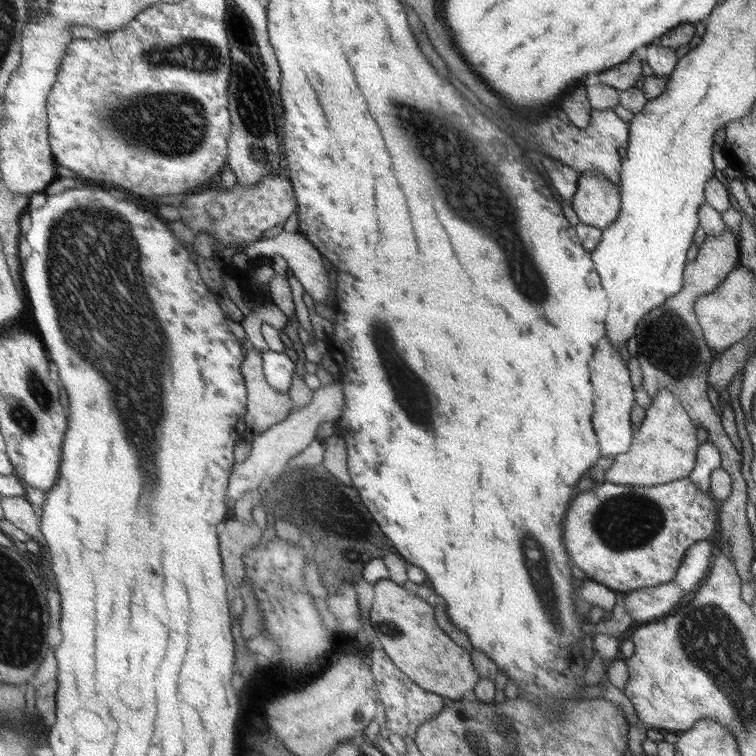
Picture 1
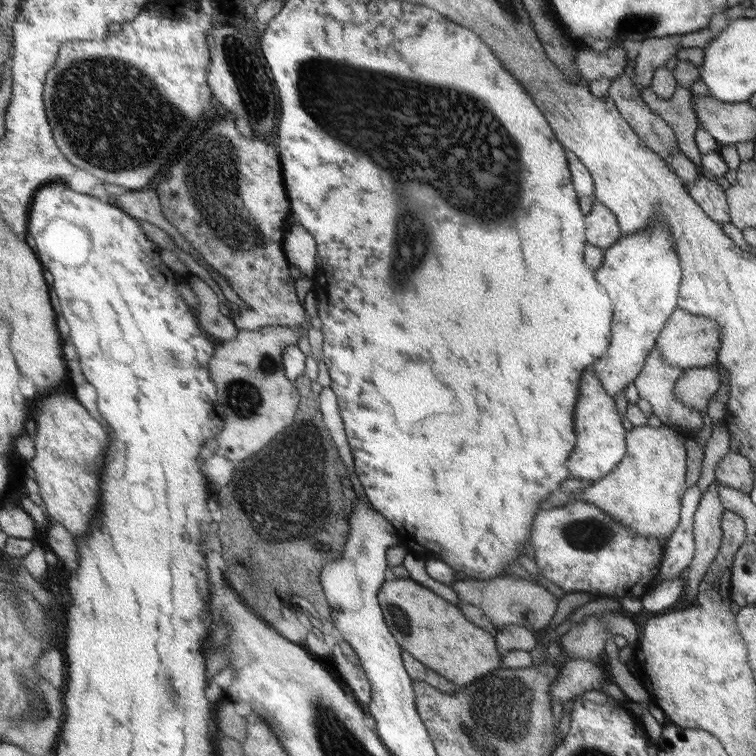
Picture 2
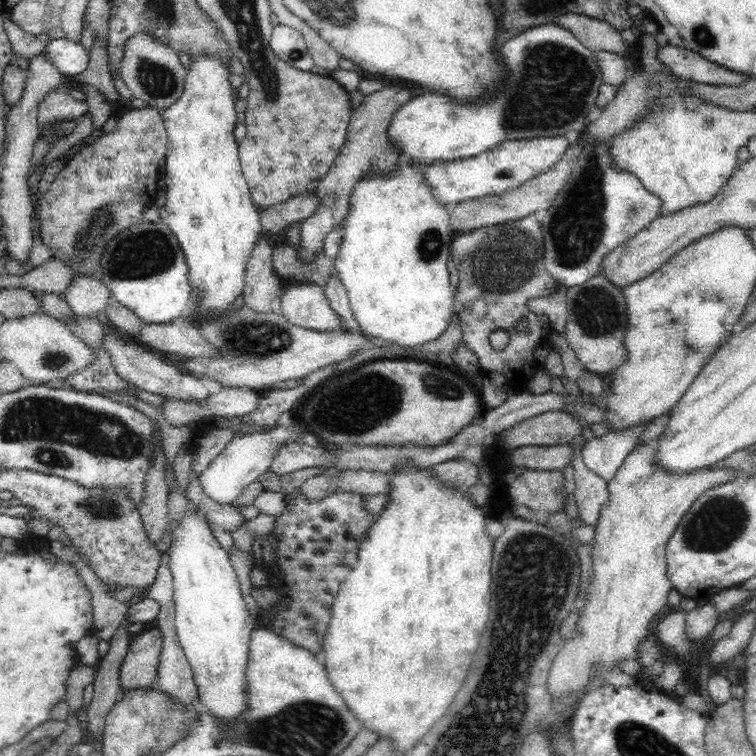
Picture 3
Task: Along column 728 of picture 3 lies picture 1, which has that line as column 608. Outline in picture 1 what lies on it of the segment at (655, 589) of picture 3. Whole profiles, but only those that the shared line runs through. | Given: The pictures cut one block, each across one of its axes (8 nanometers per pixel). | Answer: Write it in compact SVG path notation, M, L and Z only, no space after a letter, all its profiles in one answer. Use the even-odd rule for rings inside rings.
M659 387L644 410L644 419L635 431L631 448L627 452L615 456L612 465L604 472L604 480L611 484L650 487L687 477L694 470L694 464L697 462L699 444L696 429L686 409L682 407L674 393L665 387Z

